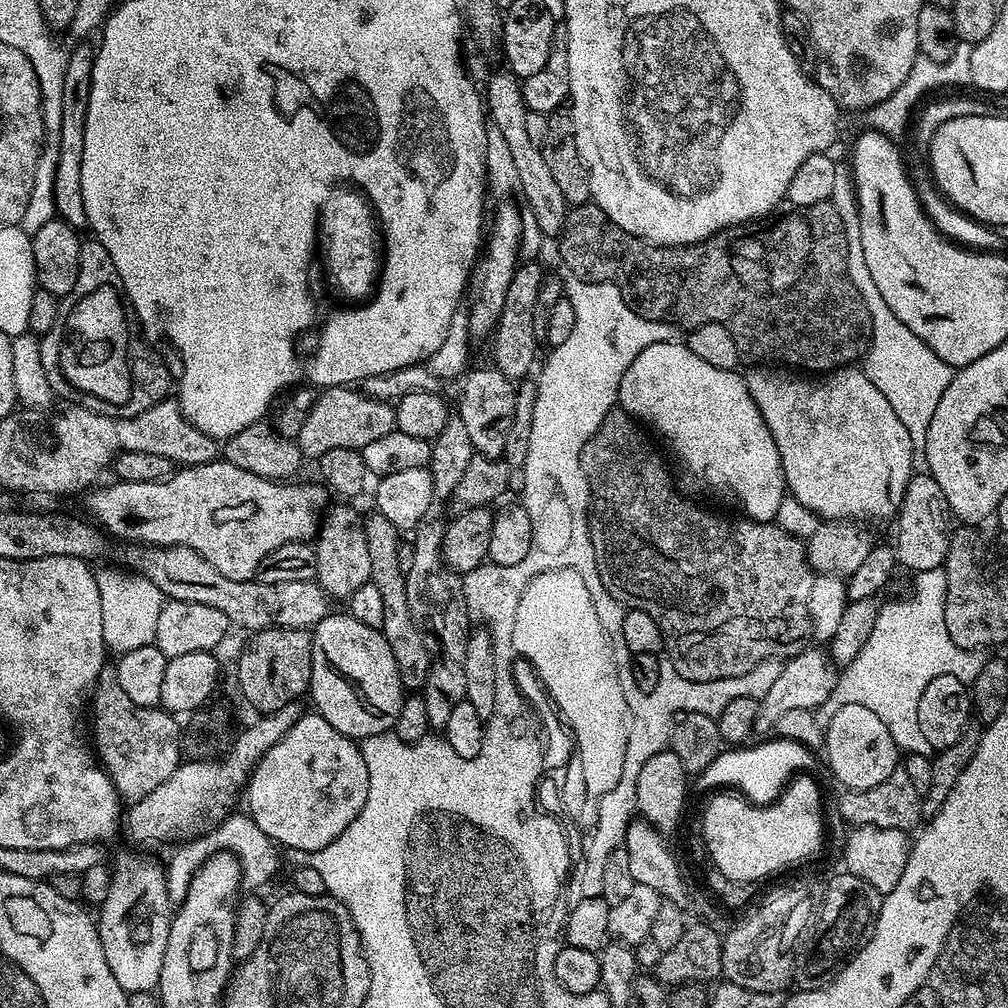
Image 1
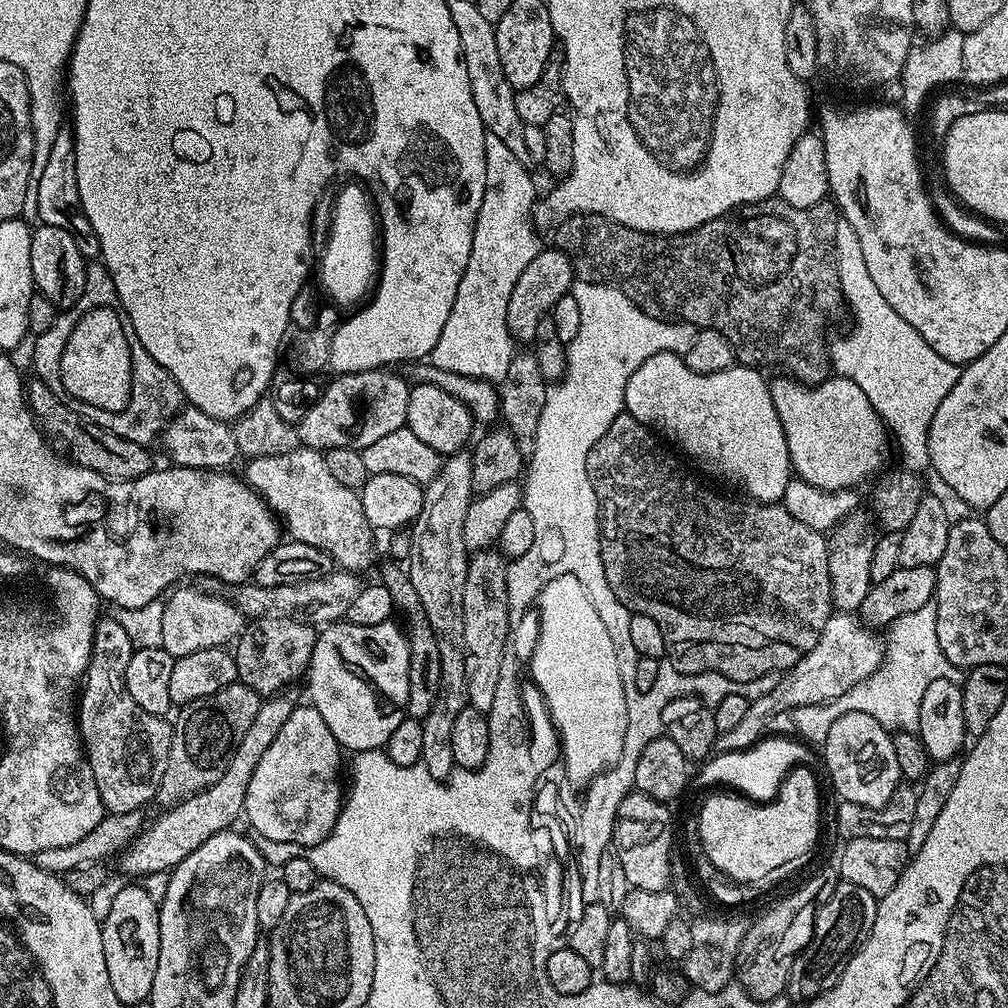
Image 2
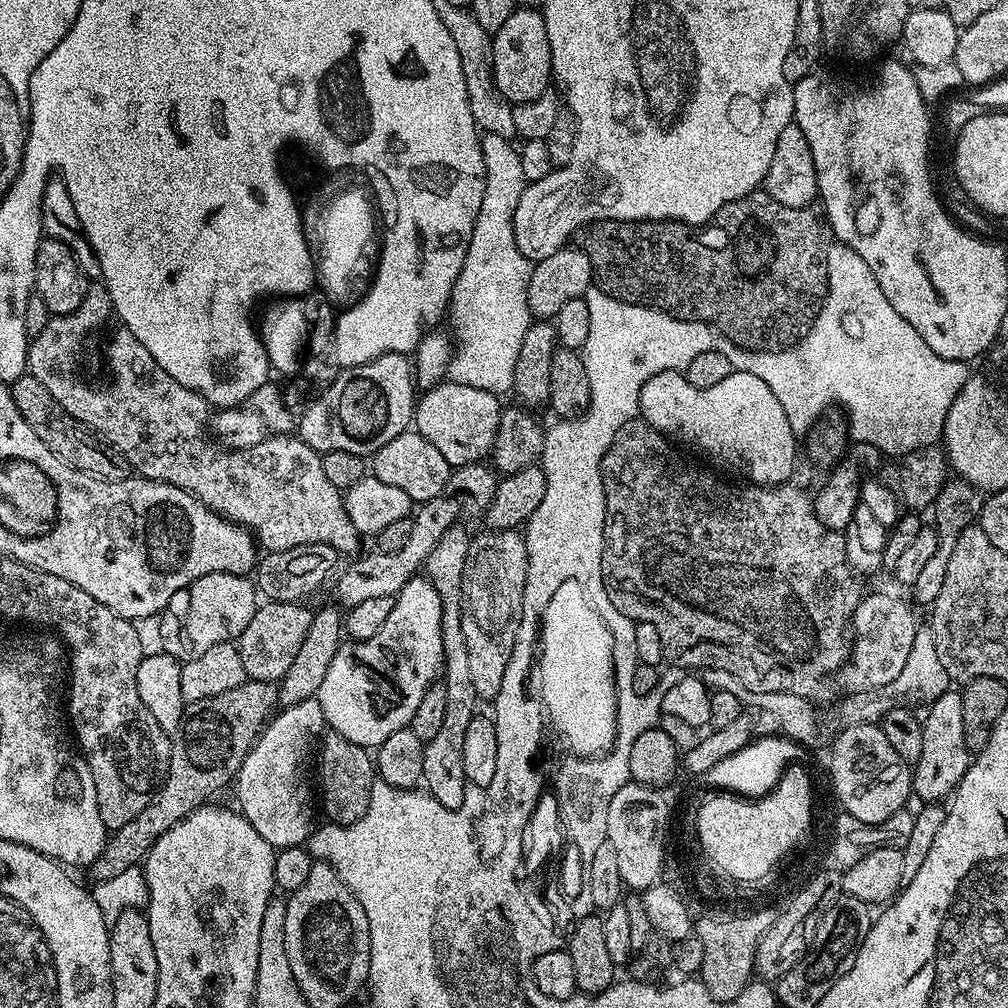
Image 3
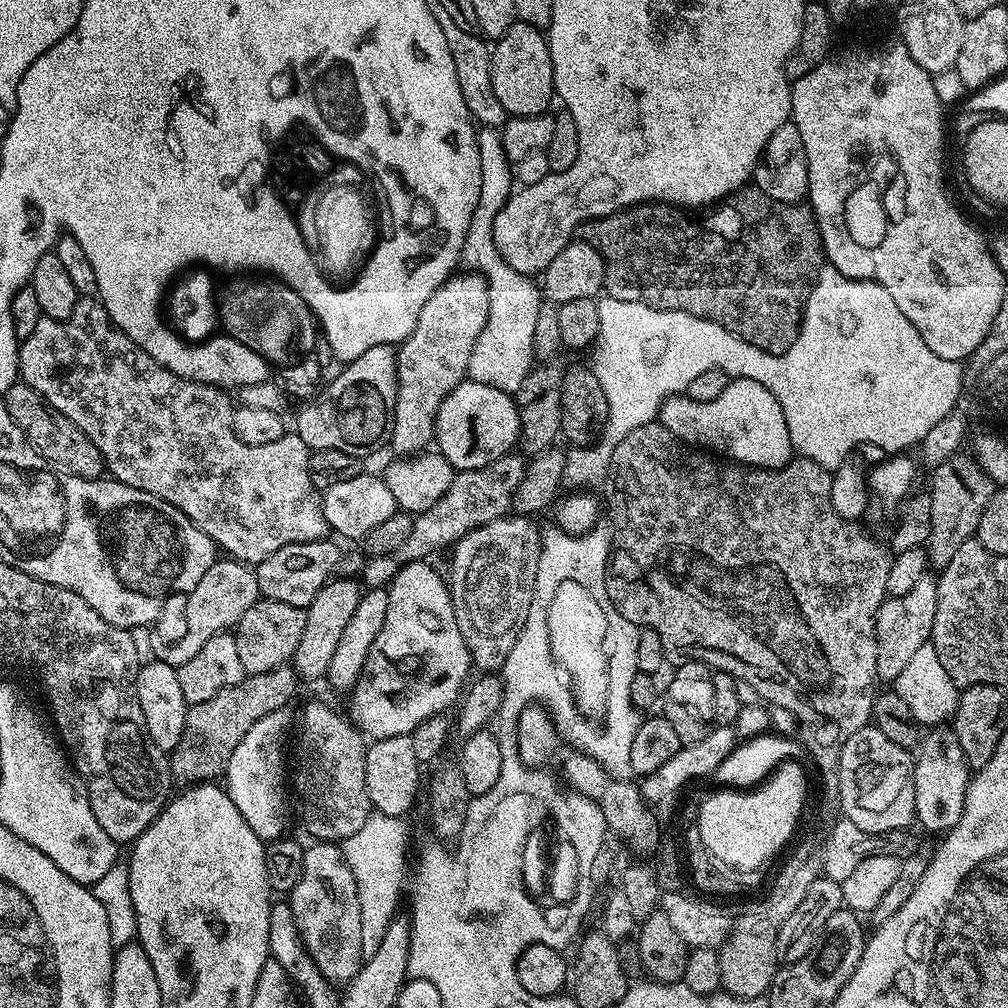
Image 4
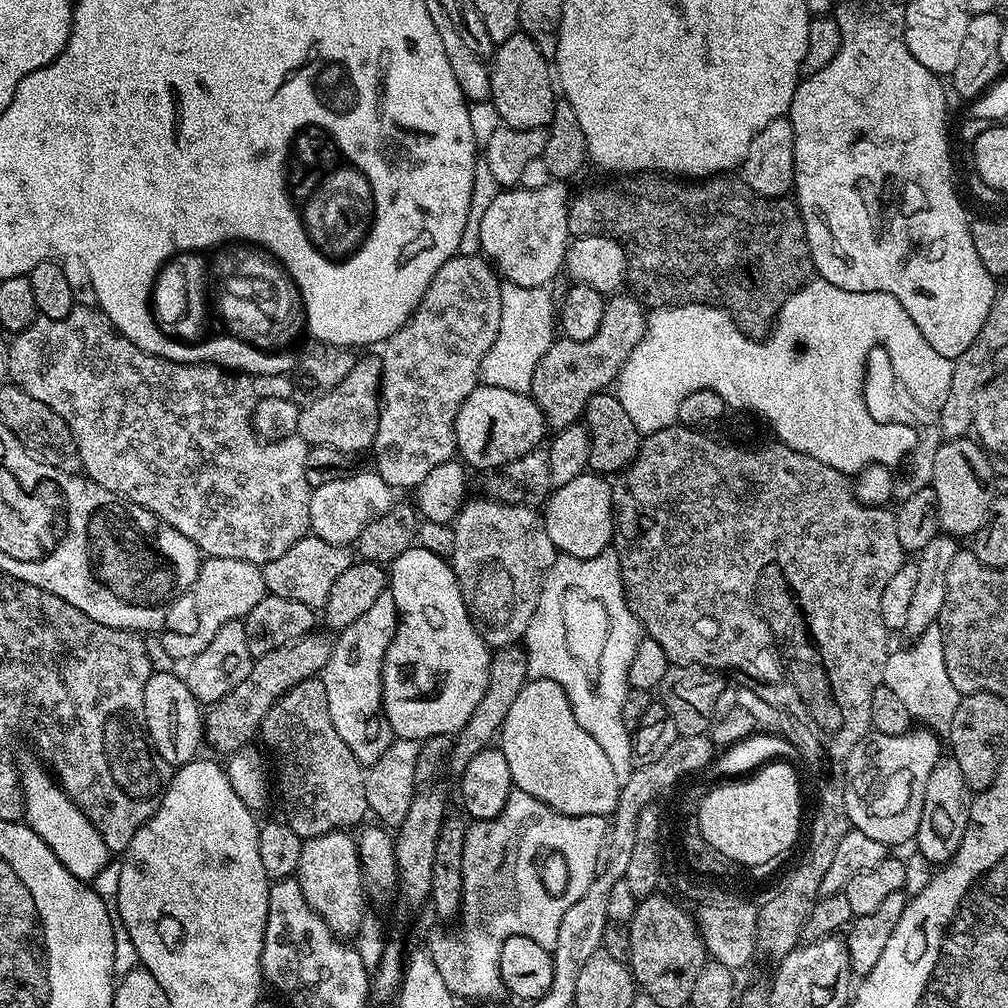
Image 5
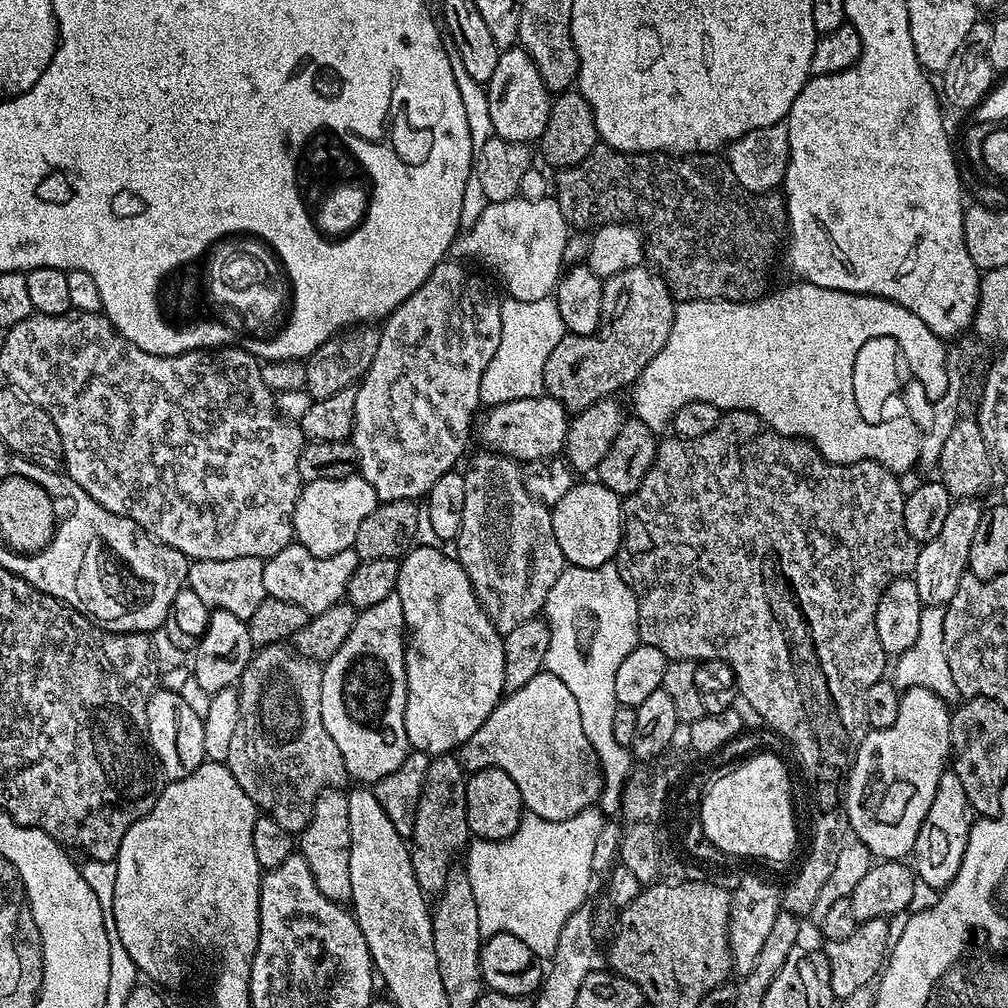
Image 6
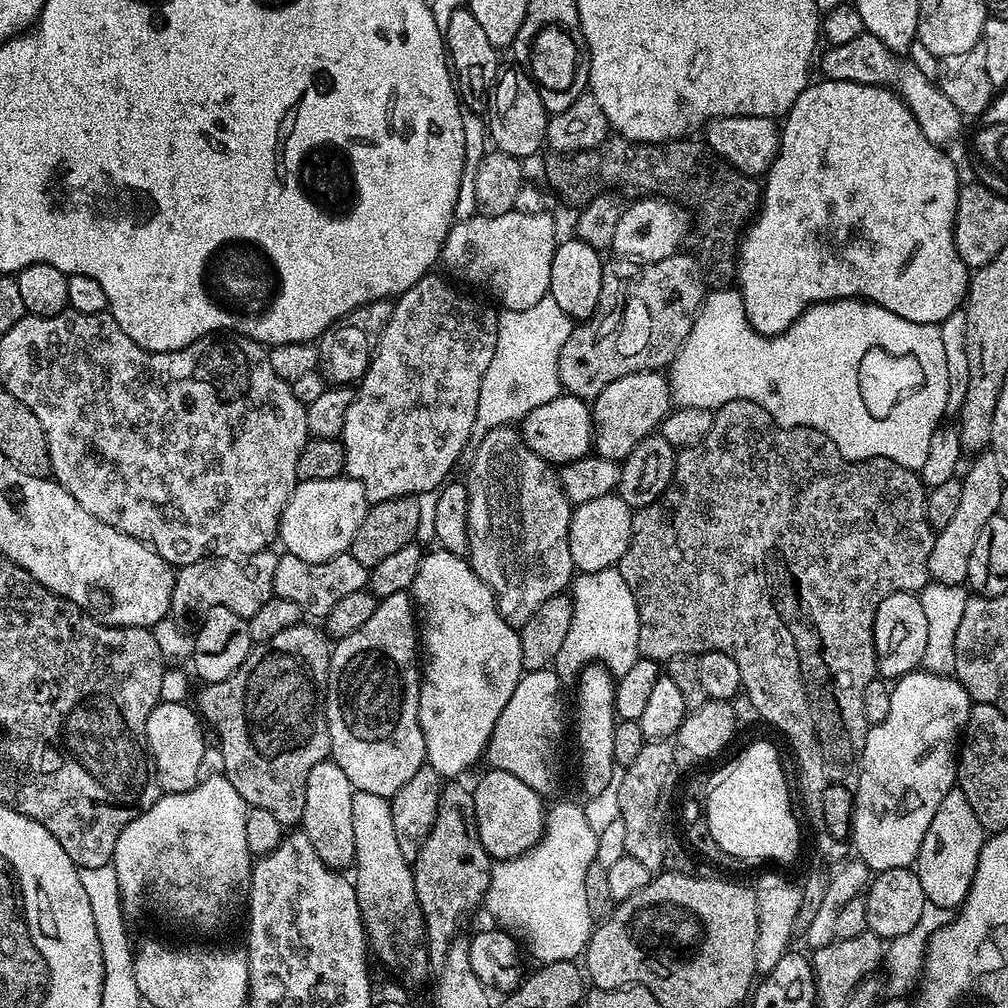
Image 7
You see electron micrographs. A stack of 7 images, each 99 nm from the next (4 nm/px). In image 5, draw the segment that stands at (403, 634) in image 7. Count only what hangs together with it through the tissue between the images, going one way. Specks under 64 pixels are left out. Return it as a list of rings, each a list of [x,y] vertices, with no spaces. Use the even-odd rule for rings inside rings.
[[[386,590],[382,594],[378,594],[377,600],[359,618],[354,618],[354,622],[350,622],[350,626],[339,629],[337,636],[340,637],[335,637],[332,653],[322,673],[322,679],[326,686],[326,702],[330,706],[330,722],[334,722],[334,730],[338,730],[342,742],[346,742],[346,746],[350,746],[350,754],[354,754],[354,758],[358,758],[358,762],[365,766],[378,762],[378,758],[382,758],[382,754],[386,754],[386,750],[394,739],[392,727],[384,713],[380,675],[386,658],[386,650],[396,633],[397,619],[396,603],[392,591]]]

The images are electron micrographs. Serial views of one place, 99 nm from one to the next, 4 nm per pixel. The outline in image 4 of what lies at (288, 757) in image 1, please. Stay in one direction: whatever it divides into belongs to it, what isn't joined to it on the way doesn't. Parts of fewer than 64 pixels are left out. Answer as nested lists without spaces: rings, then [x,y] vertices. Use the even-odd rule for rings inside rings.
[[[291,707],[279,708],[274,714],[266,714],[266,718],[258,718],[258,722],[254,722],[254,726],[246,734],[246,738],[242,738],[238,750],[234,750],[228,763],[227,794],[239,813],[250,824],[251,830],[254,830],[263,842],[281,839],[287,833],[284,832],[288,828],[288,796],[284,793],[284,727],[291,720],[293,723],[294,712],[292,716],[292,711]]]

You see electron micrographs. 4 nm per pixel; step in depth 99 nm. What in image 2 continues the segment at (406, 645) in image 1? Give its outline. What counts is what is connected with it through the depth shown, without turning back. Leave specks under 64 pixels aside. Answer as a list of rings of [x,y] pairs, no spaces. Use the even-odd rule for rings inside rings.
[[[388,562],[381,570],[379,579],[386,586],[386,590],[390,590],[393,609],[399,615],[400,612],[404,615],[402,624],[410,646],[410,698],[406,712],[411,719],[423,721],[424,716],[430,714],[430,706],[434,706],[434,698],[438,698],[442,662],[438,654],[436,635],[426,618],[426,610],[422,610],[422,602],[418,598],[418,590],[414,590],[414,582],[410,582],[407,571],[399,563]]]

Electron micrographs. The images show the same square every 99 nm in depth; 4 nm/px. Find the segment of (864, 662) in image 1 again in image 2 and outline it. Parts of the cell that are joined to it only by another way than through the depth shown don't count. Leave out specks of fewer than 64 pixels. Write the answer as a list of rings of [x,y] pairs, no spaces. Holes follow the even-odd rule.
[[[920,608],[905,616],[899,616],[897,620],[887,625],[888,636],[886,635],[884,660],[880,663],[880,668],[874,670],[874,674],[870,674],[850,690],[846,690],[846,694],[827,700],[825,704],[811,704],[792,709],[792,721],[801,741],[812,746],[814,744],[823,746],[826,742],[826,734],[830,734],[832,723],[847,712],[870,714],[874,722],[878,722],[892,734],[919,733],[922,694],[914,694],[914,622],[922,622]]]

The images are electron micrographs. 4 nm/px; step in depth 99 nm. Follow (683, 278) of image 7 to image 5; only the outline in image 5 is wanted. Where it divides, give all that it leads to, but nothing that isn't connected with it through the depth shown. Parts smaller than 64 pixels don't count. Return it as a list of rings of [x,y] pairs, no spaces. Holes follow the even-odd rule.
[[[616,294],[605,303],[602,326],[598,334],[585,340],[553,339],[552,345],[542,354],[534,369],[534,382],[530,393],[540,407],[545,425],[552,430],[563,430],[583,417],[584,408],[600,392],[611,389],[616,383],[626,358],[644,337],[646,308],[635,295]]]

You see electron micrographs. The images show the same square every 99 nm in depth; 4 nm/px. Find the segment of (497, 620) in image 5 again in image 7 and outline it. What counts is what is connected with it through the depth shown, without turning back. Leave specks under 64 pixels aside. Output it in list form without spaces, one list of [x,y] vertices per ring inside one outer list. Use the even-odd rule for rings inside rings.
[[[505,426],[490,430],[490,434],[486,434],[486,438],[482,438],[482,442],[471,455],[472,465],[469,466],[468,477],[466,477],[468,497],[470,498],[466,559],[471,564],[474,574],[478,574],[478,578],[482,578],[482,582],[486,582],[486,586],[490,586],[490,590],[496,596],[496,605],[502,614],[502,618],[506,618],[506,622],[511,628],[519,629],[521,624],[528,621],[530,614],[534,614],[534,610],[538,610],[538,606],[542,606],[542,602],[546,602],[546,598],[561,595],[574,579],[574,567],[570,556],[570,522],[574,505],[564,495],[564,488],[560,485],[557,469],[548,461],[543,460],[538,454],[534,454],[534,450],[530,450],[530,446],[526,446],[524,437],[520,435],[515,427]]]

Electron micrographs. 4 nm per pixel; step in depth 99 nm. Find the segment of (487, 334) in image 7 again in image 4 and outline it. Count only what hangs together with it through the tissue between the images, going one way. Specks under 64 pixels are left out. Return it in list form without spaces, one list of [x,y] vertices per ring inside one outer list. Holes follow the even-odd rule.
[[[467,270],[449,276],[447,282],[438,286],[434,294],[430,294],[426,306],[422,306],[422,314],[418,314],[414,330],[396,348],[398,398],[394,410],[394,430],[390,448],[391,451],[396,451],[397,457],[417,455],[433,443],[438,406],[442,406],[446,394],[450,394],[450,390],[454,390],[454,386],[458,386],[467,377],[470,354],[474,354],[474,342],[478,342],[478,336],[482,334],[489,314],[488,281],[480,273]]]

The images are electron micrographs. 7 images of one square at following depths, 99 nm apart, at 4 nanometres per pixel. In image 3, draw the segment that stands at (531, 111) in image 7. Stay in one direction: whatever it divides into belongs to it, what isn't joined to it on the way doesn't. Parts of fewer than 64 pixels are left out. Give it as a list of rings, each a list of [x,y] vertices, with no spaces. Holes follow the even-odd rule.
[[[513,7],[510,18],[496,32],[491,33],[493,44],[492,76],[501,98],[515,105],[532,105],[541,95],[549,91],[552,79],[552,55],[550,54],[550,37],[546,34],[546,22],[540,8]]]

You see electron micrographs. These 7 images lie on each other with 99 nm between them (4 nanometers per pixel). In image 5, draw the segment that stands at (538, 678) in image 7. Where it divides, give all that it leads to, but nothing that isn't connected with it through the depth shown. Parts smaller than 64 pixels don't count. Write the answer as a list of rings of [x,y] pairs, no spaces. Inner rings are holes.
[[[531,679],[524,685],[504,719],[498,746],[506,755],[515,789],[538,798],[553,812],[570,817],[598,815],[608,818],[616,811],[622,776],[612,765],[615,764],[613,757],[608,756],[601,744],[579,726],[568,695],[553,679]]]

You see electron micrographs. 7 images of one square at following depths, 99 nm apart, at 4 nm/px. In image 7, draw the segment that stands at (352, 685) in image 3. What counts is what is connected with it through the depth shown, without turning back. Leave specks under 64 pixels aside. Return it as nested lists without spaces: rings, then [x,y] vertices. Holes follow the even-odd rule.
[[[443,550],[425,551],[420,557],[418,574],[410,595],[422,633],[422,679],[418,698],[418,720],[422,736],[426,738],[427,764],[438,770],[441,778],[460,778],[467,768],[482,760],[490,742],[498,716],[502,714],[511,694],[525,673],[522,666],[520,633],[502,618],[496,605],[496,596],[474,574],[464,556],[455,556]]]

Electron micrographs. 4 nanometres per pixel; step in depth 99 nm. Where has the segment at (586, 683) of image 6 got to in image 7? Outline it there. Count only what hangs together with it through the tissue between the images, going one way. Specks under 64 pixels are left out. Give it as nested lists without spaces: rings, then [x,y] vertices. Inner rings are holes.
[[[619,567],[598,570],[597,573],[581,572],[570,585],[572,617],[566,642],[558,654],[556,664],[561,677],[575,677],[586,664],[603,662],[609,669],[626,672],[640,656],[638,650],[638,606],[626,578]]]

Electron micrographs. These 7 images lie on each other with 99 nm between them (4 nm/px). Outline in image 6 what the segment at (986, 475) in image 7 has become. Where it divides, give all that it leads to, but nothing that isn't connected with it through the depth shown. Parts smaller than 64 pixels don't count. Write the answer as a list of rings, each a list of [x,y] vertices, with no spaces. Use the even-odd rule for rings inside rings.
[[[962,498],[953,503],[940,533],[922,545],[914,573],[921,605],[946,606],[954,598],[954,594],[958,594],[958,582],[962,582],[968,572],[970,542],[980,521],[982,508],[976,504],[979,503],[972,498]]]

